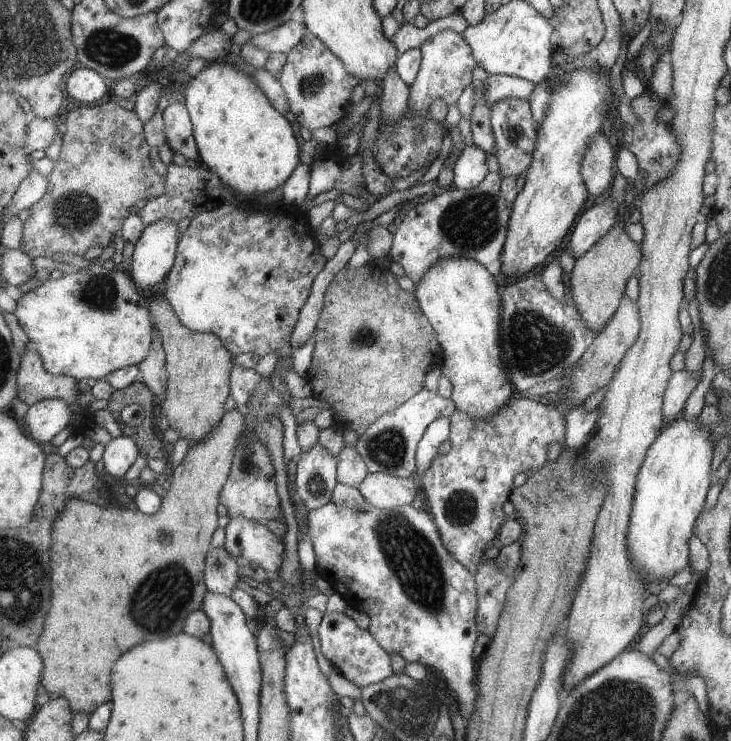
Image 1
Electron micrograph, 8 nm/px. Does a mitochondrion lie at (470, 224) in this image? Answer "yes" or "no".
yes

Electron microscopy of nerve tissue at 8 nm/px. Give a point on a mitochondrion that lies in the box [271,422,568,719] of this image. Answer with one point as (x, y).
(414, 561)

